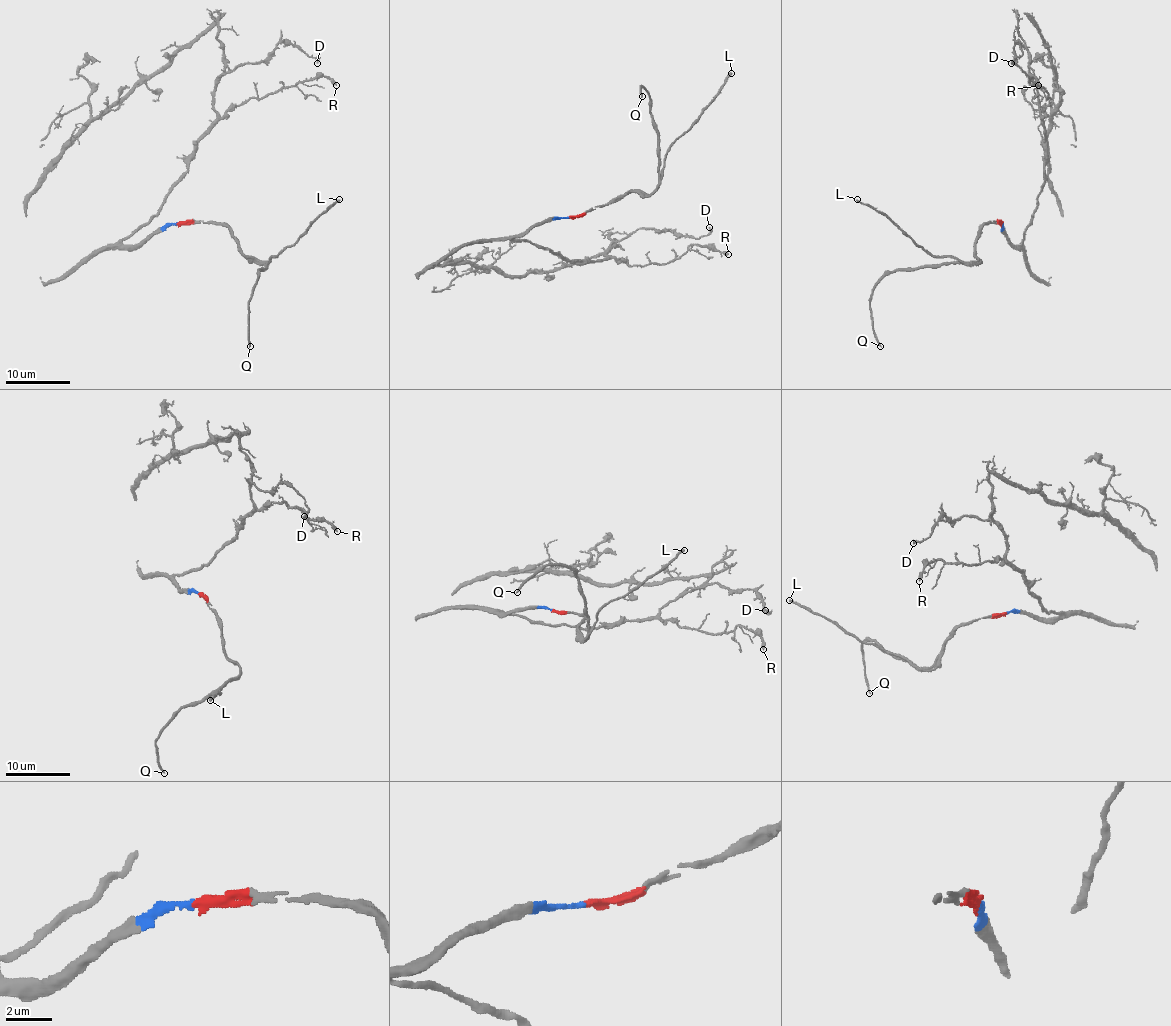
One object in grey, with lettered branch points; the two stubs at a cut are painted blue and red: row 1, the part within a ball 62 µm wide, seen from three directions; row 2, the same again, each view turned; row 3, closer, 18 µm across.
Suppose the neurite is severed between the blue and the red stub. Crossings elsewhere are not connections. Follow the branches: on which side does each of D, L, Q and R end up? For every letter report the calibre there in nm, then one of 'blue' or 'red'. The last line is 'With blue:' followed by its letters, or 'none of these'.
D: 150 nm | blue
L: 200 nm | red
Q: 200 nm | red
R: 320 nm | blue
With blue: D, R

